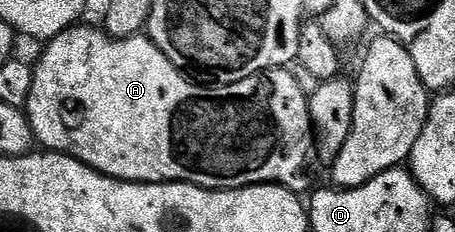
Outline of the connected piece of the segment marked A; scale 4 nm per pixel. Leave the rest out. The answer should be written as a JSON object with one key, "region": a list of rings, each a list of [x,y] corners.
{"region":[[[76,25],[70,27],[68,31],[62,31],[57,37],[53,37],[44,47],[43,56],[39,59],[39,64],[36,62],[33,67],[33,89],[29,89],[29,101],[25,108],[27,120],[31,123],[31,128],[35,134],[36,144],[40,148],[46,149],[48,152],[57,155],[67,155],[70,159],[81,161],[87,167],[92,167],[93,170],[99,171],[103,175],[108,175],[114,179],[124,179],[127,183],[192,183],[198,187],[204,187],[210,191],[232,191],[238,187],[252,187],[258,183],[277,183],[280,187],[288,187],[290,191],[303,193],[307,187],[307,154],[312,154],[313,151],[313,128],[311,125],[311,110],[307,104],[309,95],[303,87],[290,75],[290,70],[282,67],[271,67],[268,71],[258,71],[253,77],[245,77],[236,83],[225,83],[222,85],[208,85],[203,81],[196,81],[194,78],[188,77],[179,68],[173,65],[173,61],[169,61],[169,57],[165,57],[165,53],[161,53],[159,46],[152,41],[146,34],[140,33],[137,35],[128,35],[126,37],[116,37],[107,34],[106,30],[95,27],[83,27],[84,25]]]}

